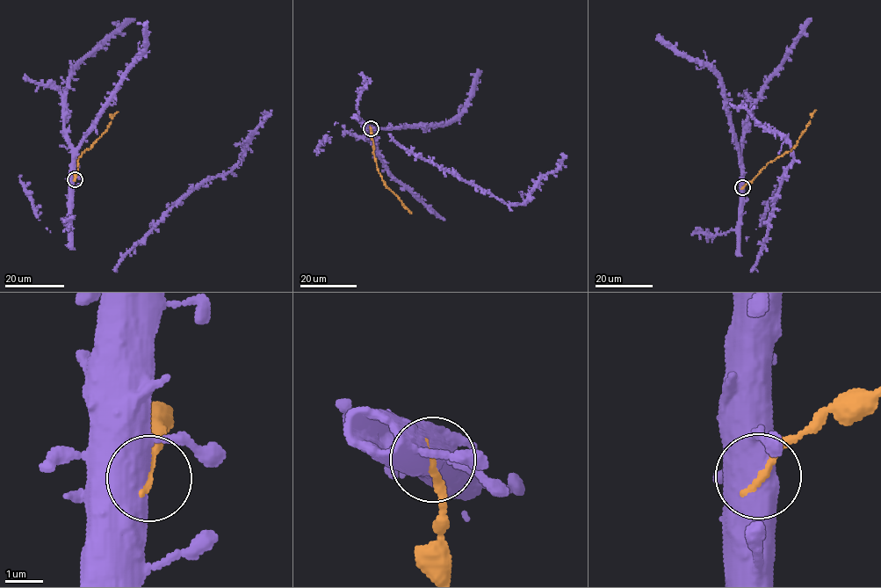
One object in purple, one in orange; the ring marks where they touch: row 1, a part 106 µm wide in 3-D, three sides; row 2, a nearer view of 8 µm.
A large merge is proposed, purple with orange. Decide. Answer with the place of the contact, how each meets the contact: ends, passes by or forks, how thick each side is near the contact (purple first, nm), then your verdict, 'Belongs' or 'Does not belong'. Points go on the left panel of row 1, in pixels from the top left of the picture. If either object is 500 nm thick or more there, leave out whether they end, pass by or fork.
Place: (75, 179). Thickness 550 nm (purple) against 200 nm. Does not belong

